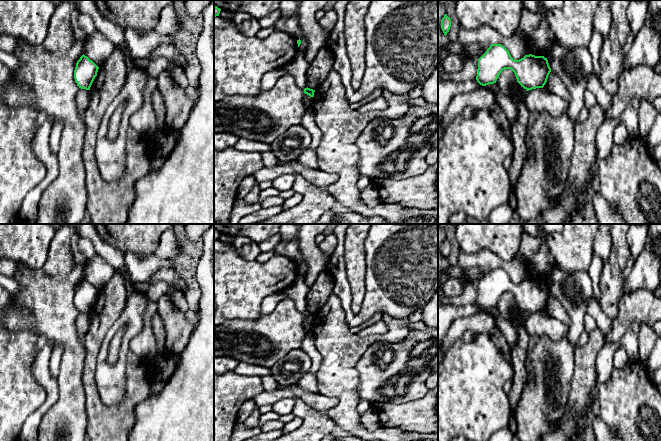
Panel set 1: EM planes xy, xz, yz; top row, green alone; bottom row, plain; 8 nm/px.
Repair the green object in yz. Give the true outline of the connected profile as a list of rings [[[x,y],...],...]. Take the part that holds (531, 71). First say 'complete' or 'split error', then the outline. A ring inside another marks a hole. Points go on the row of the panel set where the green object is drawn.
complete | [[[491,44],[478,59],[476,80],[482,86],[494,84],[505,69],[511,69],[517,82],[527,91],[543,88],[551,72],[544,56],[529,54],[515,60],[503,45]]]

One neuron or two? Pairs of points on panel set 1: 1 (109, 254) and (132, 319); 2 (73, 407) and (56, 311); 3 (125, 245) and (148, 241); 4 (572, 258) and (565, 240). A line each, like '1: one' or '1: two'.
1: two
2: one
3: one
4: one

